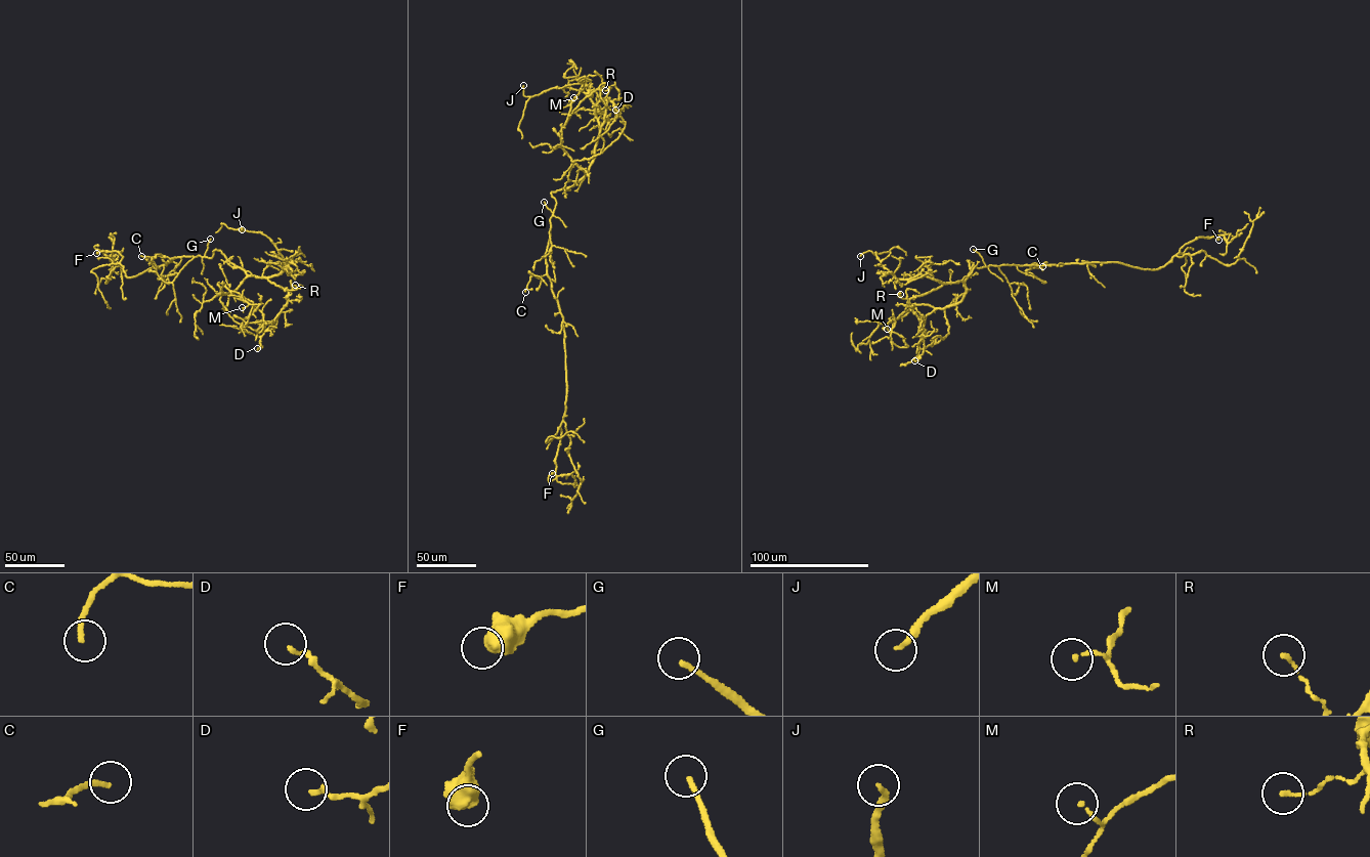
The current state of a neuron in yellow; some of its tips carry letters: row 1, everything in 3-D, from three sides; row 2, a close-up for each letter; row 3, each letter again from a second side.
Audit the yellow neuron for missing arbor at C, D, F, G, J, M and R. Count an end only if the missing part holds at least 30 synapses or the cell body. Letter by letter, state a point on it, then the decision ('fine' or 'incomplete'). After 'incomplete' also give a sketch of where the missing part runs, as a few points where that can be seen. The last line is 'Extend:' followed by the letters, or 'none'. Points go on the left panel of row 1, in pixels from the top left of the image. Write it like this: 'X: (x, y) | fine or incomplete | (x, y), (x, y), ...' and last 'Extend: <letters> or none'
C: (141, 256) | fine
D: (257, 348) | fine
F: (96, 253) | fine
G: (210, 239) | incomplete | (210, 239), (213, 237), (217, 249), (237, 221)
J: (242, 229) | fine
M: (242, 307) | fine
R: (295, 285) | fine
Extend: G

